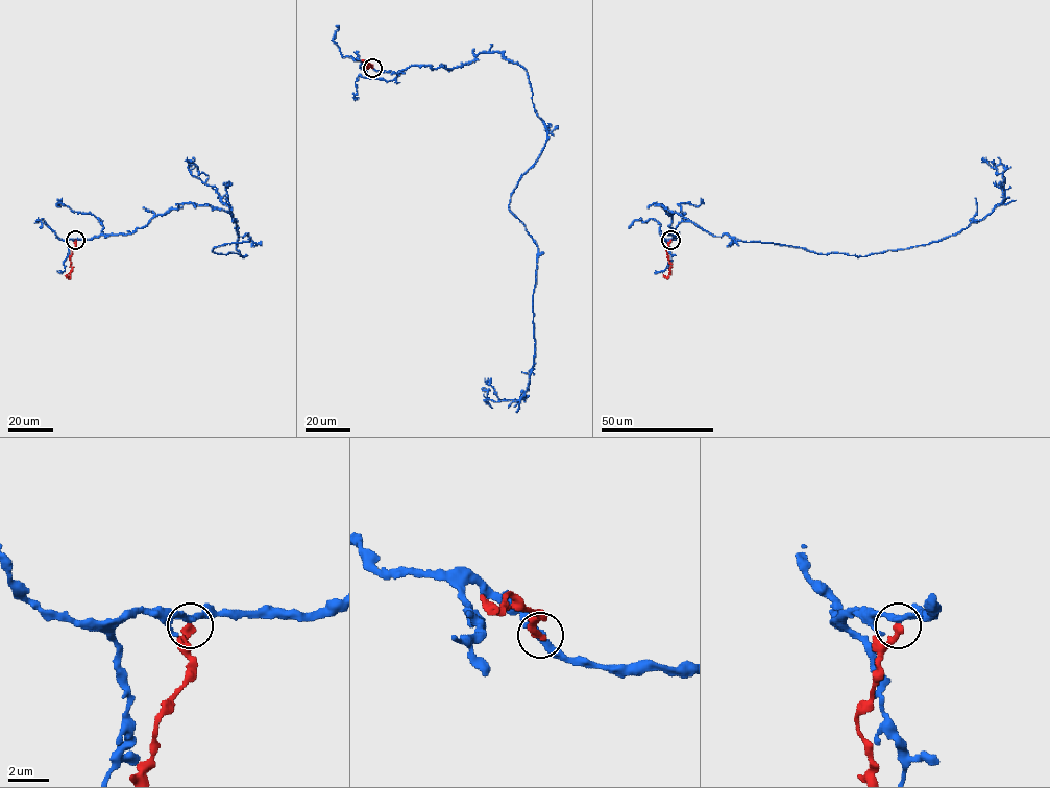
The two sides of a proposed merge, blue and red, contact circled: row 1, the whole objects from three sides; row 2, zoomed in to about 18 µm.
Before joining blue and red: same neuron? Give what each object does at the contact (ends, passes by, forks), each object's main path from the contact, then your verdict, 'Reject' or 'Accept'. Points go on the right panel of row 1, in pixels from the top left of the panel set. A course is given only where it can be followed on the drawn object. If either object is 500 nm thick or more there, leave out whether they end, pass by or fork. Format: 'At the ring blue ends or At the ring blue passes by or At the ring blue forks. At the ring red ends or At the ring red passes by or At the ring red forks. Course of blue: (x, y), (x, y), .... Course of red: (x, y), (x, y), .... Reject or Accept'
At the ring blue passes by. At the ring red ends. Course of blue: (670, 240), (672, 217), (656, 202), (713, 235), (817, 253), (929, 244), (1004, 200), (1003, 173), (981, 159). Course of red: (670, 241), (666, 251), (669, 273), (666, 277), (663, 275). Reject

